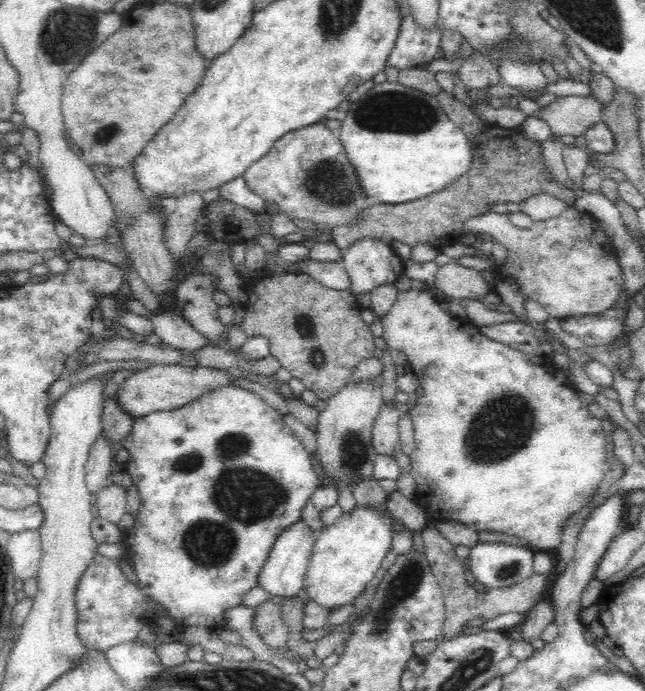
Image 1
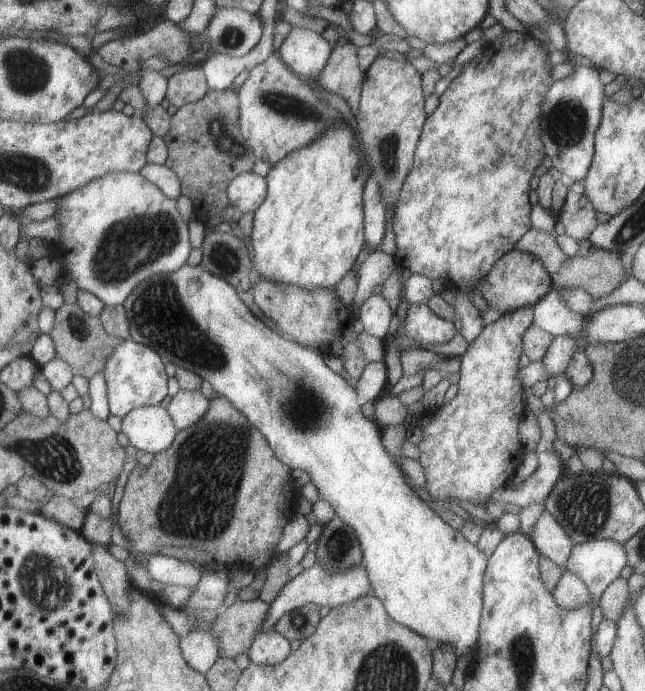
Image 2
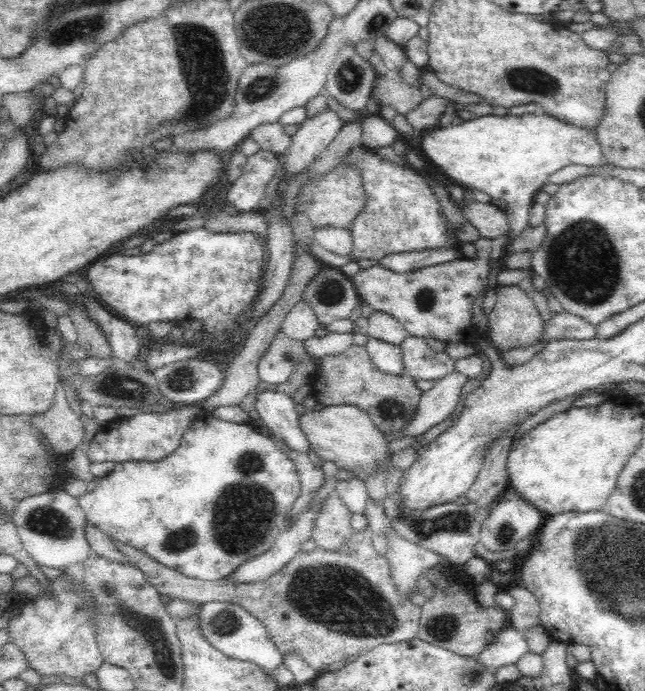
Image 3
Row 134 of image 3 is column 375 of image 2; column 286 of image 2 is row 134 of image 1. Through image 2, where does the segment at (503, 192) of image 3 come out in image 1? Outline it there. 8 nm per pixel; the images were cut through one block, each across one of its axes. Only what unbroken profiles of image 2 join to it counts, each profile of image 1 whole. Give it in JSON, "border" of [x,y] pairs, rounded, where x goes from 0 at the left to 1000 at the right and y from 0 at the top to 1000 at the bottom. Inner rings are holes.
{"border":[[[614,117],[584,120],[547,148],[521,194],[575,297],[616,297],[682,278],[733,237],[722,192],[698,174],[682,146]]]}

